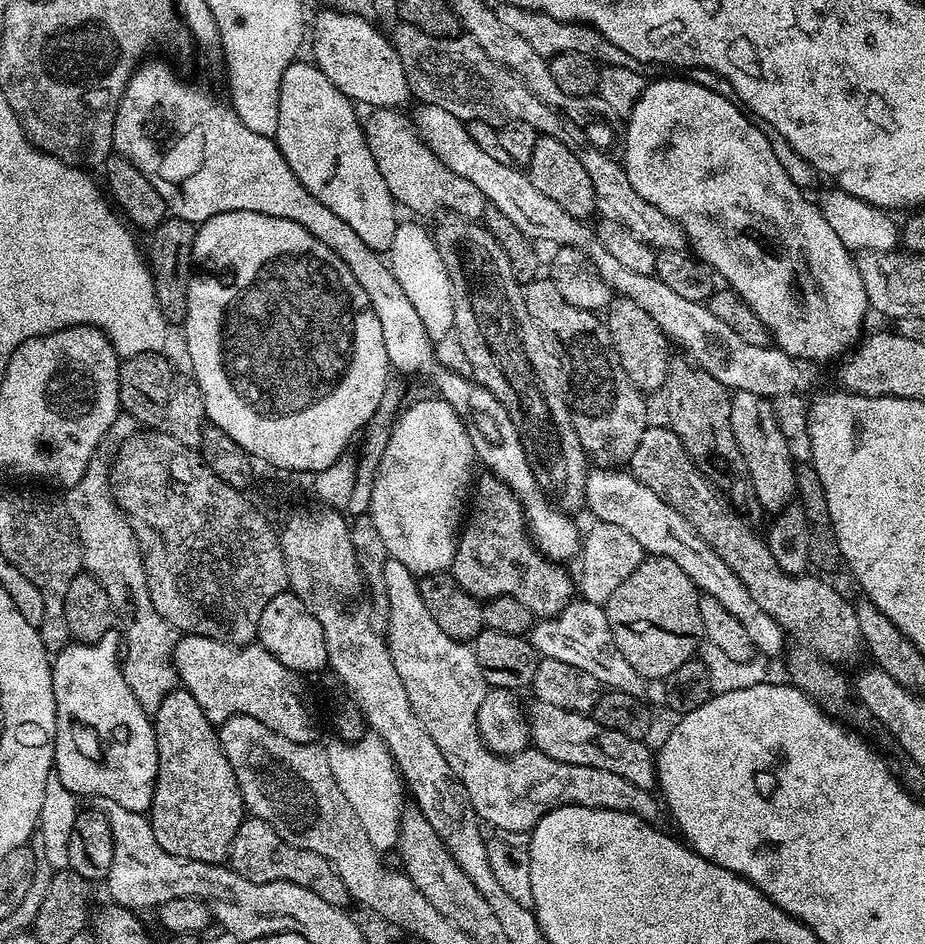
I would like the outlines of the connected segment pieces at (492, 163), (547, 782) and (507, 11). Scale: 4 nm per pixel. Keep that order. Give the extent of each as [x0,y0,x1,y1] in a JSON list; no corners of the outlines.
[[410,102,816,398],[382,558,662,834],[495,2,642,72]]

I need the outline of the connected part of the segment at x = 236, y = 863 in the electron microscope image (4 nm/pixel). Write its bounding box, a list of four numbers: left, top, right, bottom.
[227,818,350,906]

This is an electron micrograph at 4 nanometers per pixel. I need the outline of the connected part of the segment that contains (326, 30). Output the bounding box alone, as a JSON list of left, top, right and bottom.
[310,7,410,108]

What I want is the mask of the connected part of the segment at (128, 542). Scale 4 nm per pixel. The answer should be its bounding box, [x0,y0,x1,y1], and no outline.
[62,458,178,714]

